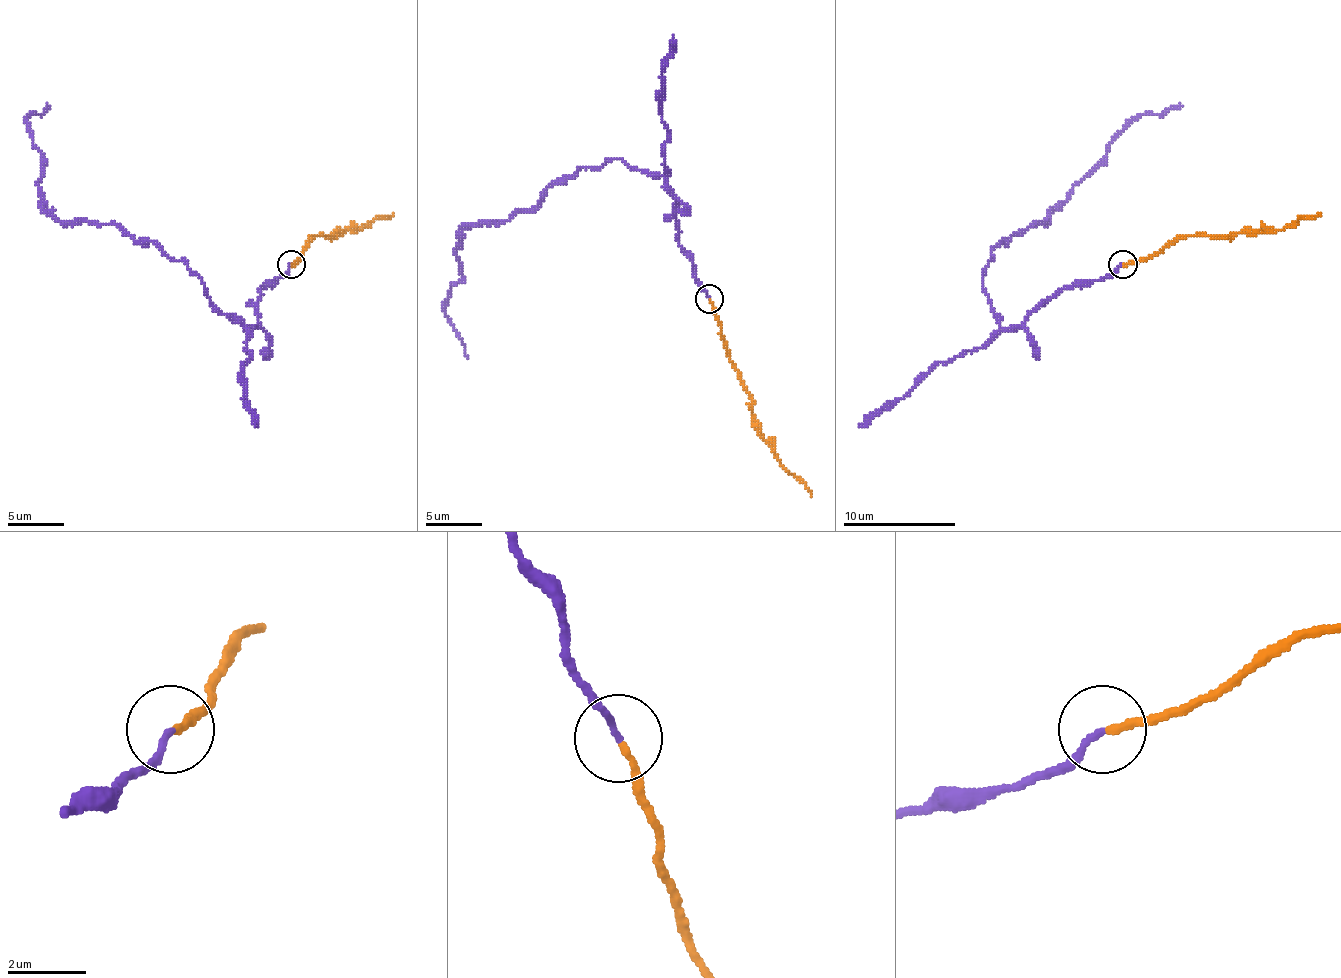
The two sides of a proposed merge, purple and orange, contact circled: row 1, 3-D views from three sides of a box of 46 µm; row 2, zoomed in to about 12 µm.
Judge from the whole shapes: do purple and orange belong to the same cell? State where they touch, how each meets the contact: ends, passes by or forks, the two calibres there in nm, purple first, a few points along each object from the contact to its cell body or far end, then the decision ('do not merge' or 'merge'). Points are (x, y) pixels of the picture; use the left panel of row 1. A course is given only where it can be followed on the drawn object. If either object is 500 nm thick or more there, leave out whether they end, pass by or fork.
place (291, 264); purple ends; orange ends; calibres 160 and 180 nm; course purple (292, 263), (261, 289), (249, 328), (151, 241), (117, 224), (61, 224), (44, 207), (27, 120), (50, 106); course orange (292, 263), (303, 255), (314, 235), (359, 230), (376, 218), (393, 213); do not merge

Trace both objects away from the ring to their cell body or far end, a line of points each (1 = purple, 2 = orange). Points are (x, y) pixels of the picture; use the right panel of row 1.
1: (1123, 263), (1005, 328), (983, 283), (991, 252), (1047, 224), (1135, 120), (1182, 106)
2: (1123, 263), (1157, 255), (1188, 235), (1284, 230), (1298, 218), (1320, 213)

